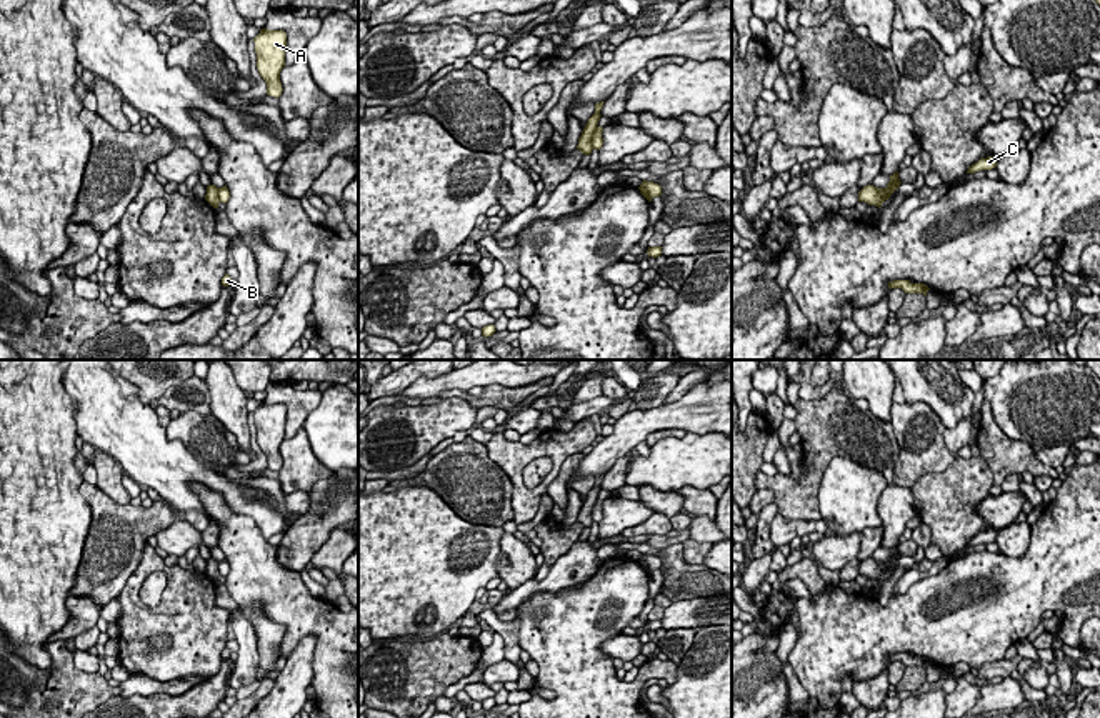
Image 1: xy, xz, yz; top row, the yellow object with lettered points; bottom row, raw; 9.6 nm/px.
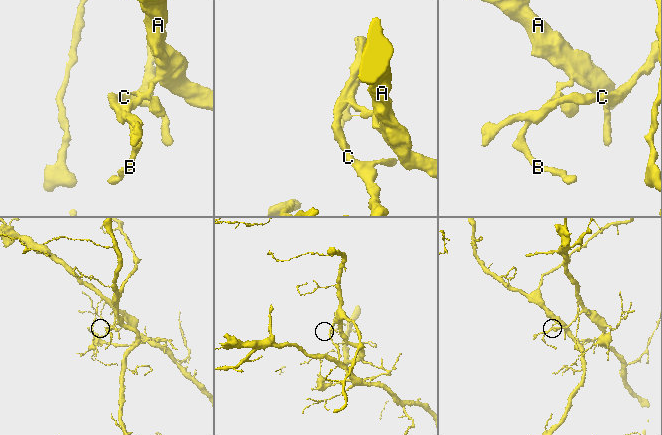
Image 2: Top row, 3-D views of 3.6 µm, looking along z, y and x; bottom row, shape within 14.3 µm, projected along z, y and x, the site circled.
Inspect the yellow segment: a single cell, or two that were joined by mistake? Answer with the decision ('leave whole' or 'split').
split

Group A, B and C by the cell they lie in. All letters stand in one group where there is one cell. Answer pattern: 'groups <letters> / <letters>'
groups A B / C

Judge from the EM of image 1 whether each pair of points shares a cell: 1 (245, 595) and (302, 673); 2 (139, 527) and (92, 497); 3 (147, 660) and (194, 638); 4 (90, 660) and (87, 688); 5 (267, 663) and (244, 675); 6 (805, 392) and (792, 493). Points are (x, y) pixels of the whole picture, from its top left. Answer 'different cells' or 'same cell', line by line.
1: different cells
2: same cell
3: same cell
4: different cells
5: different cells
6: different cells

